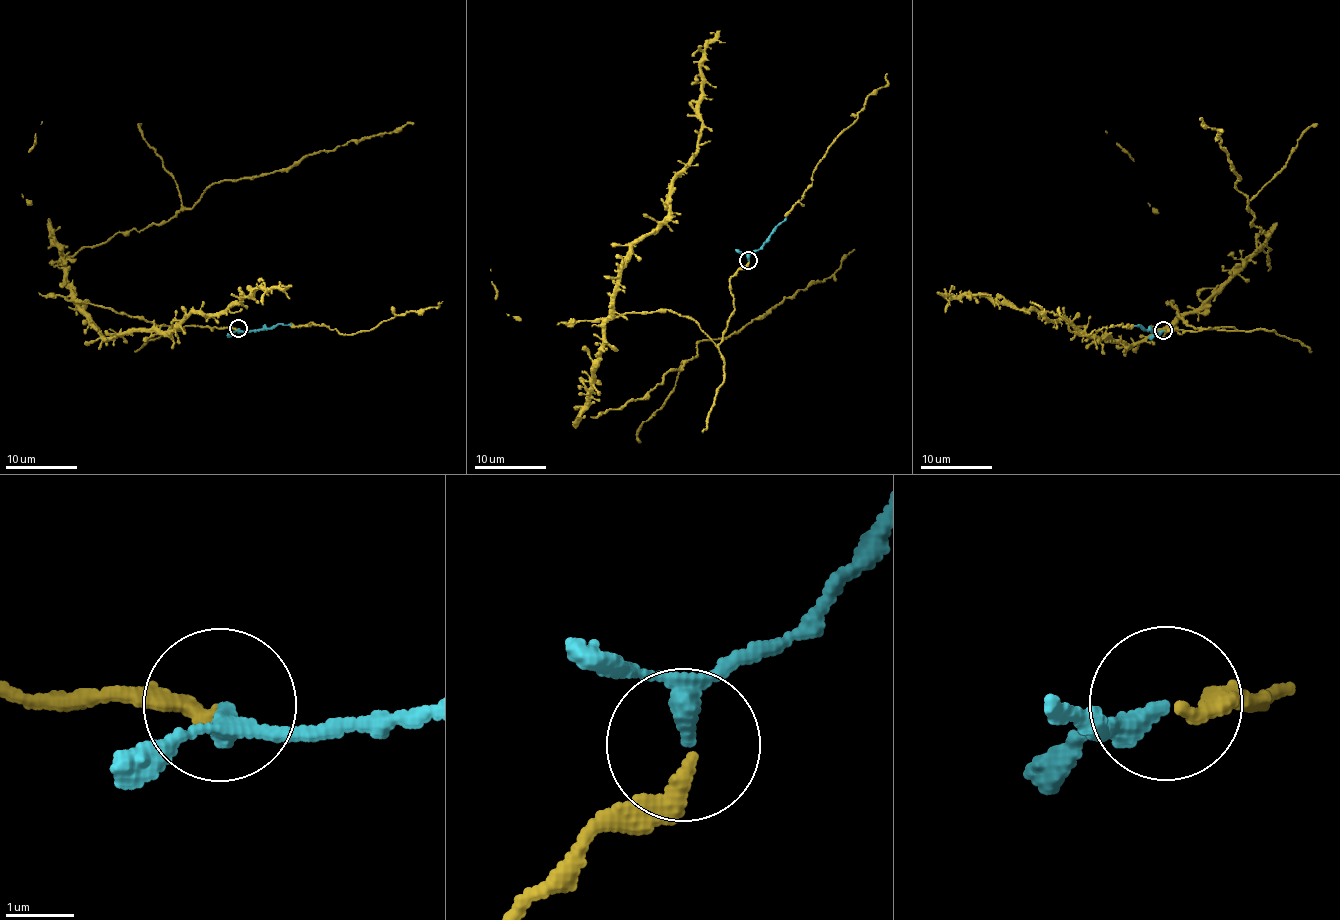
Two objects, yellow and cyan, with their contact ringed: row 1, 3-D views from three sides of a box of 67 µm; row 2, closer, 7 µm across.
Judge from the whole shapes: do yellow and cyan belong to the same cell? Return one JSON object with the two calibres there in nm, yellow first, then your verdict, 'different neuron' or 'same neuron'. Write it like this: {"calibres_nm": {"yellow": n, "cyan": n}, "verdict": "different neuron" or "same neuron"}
{"calibres_nm": {"yellow": 200, "cyan": 220}, "verdict": "same neuron"}

